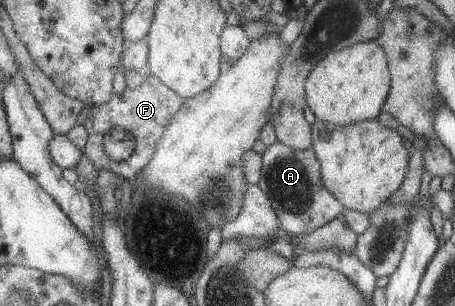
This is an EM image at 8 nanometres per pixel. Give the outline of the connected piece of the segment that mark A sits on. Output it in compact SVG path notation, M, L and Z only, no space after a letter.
M277 140L265 146L261 163L257 185L268 197L279 227L290 235L312 232L341 214L343 206L324 188L319 162L311 147L301 151L292 150Z

